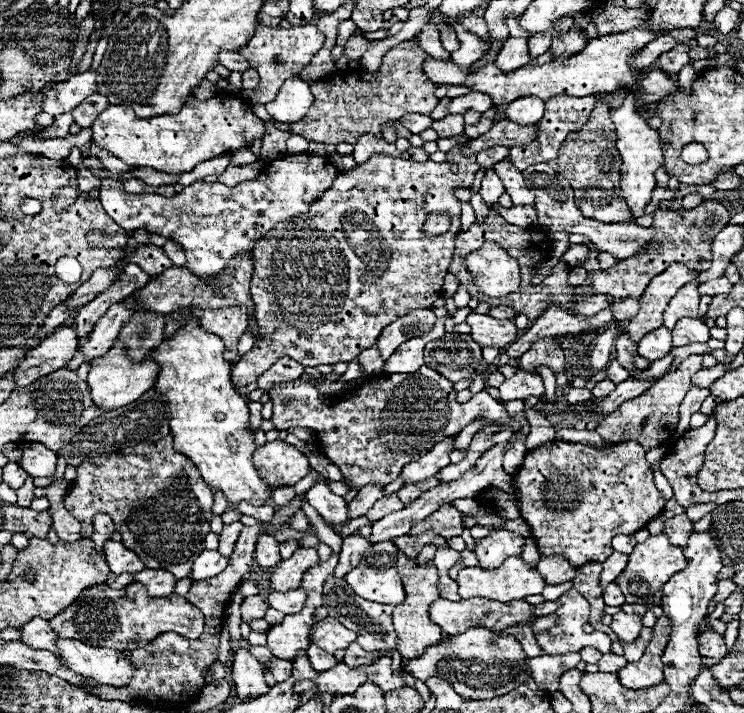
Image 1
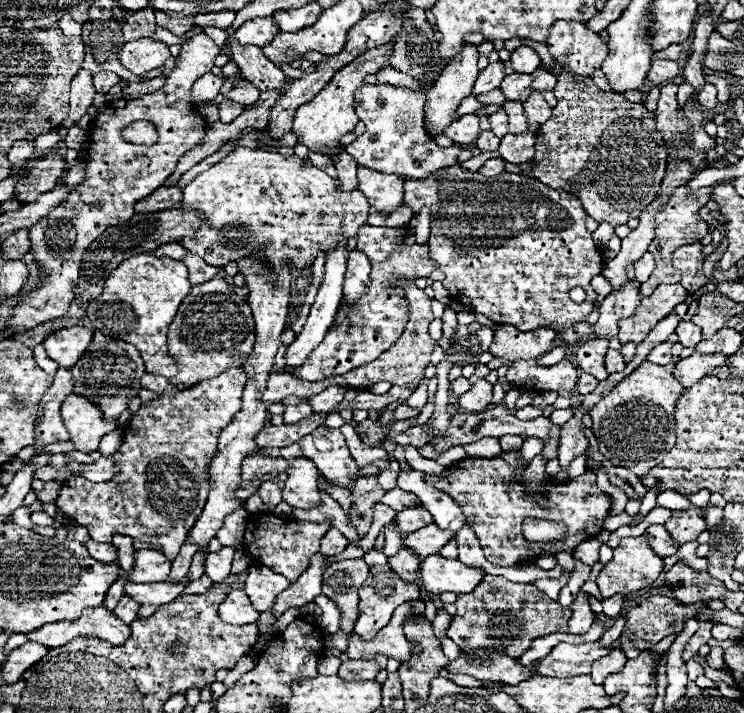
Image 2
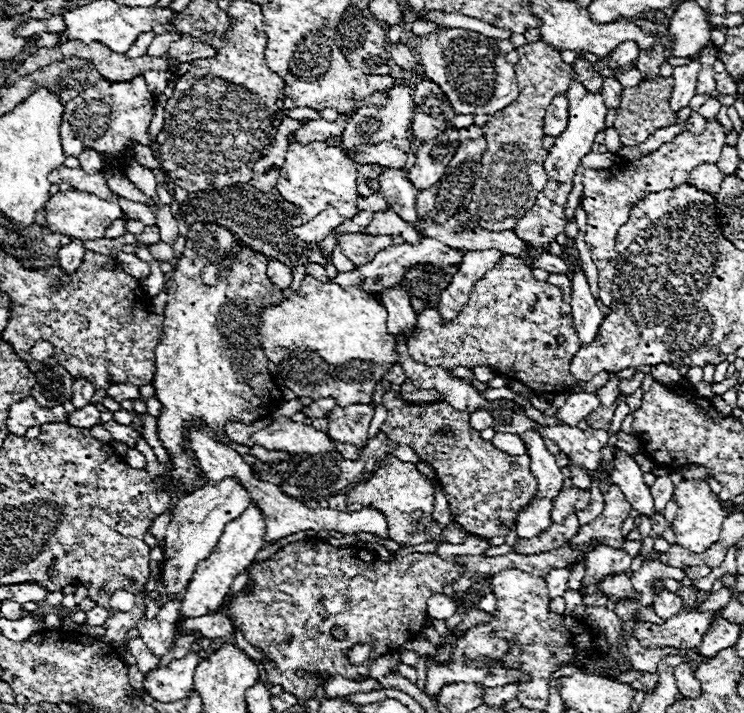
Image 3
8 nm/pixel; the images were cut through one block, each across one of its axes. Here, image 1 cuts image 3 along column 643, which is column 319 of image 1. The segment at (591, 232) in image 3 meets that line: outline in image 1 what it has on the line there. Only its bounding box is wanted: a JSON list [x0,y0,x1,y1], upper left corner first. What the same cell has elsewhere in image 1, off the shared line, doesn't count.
[98,152,338,284]

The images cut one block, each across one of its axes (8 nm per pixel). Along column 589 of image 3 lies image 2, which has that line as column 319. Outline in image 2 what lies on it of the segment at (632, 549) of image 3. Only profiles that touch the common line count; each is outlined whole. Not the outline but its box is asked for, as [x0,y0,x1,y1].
[272,554,326,620]

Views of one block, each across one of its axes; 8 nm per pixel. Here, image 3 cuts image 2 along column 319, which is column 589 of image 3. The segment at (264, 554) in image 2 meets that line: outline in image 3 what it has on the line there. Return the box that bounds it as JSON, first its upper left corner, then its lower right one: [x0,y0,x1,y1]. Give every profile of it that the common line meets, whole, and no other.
[570,484,632,550]

